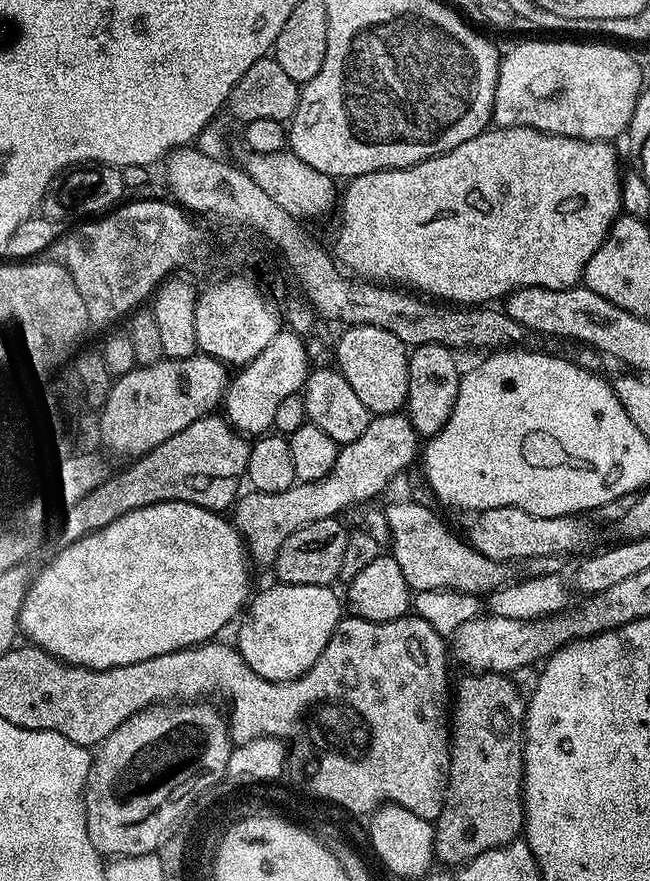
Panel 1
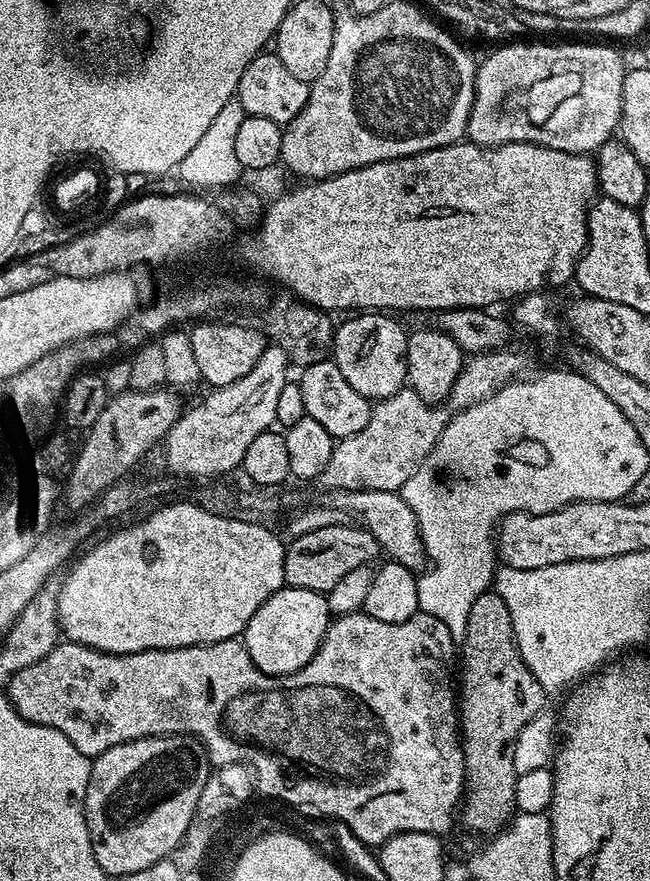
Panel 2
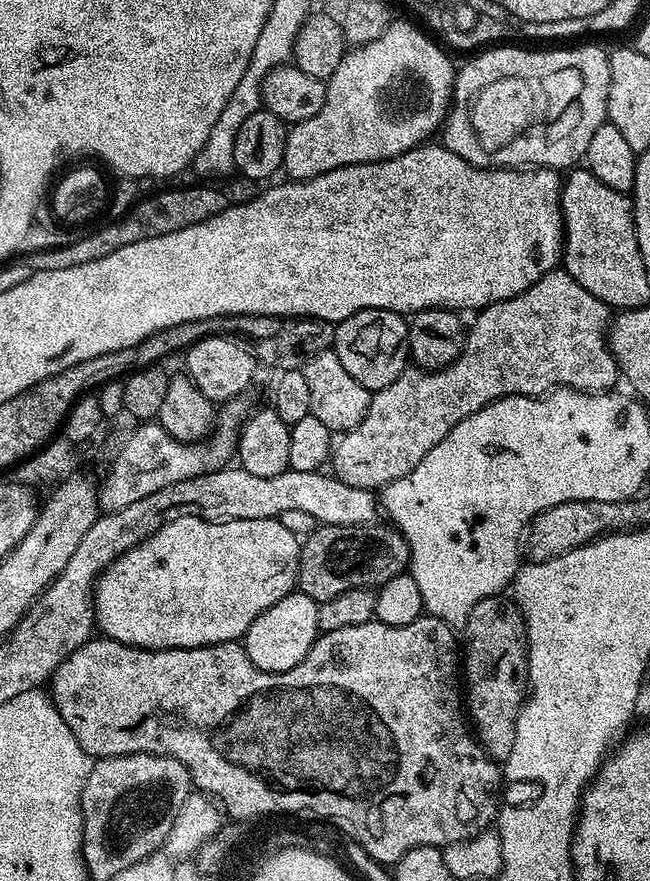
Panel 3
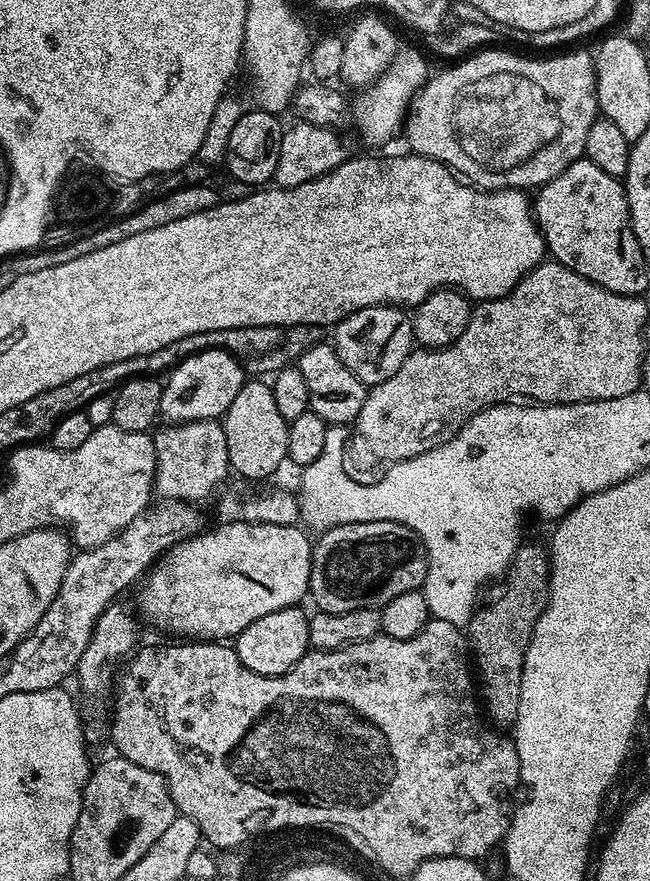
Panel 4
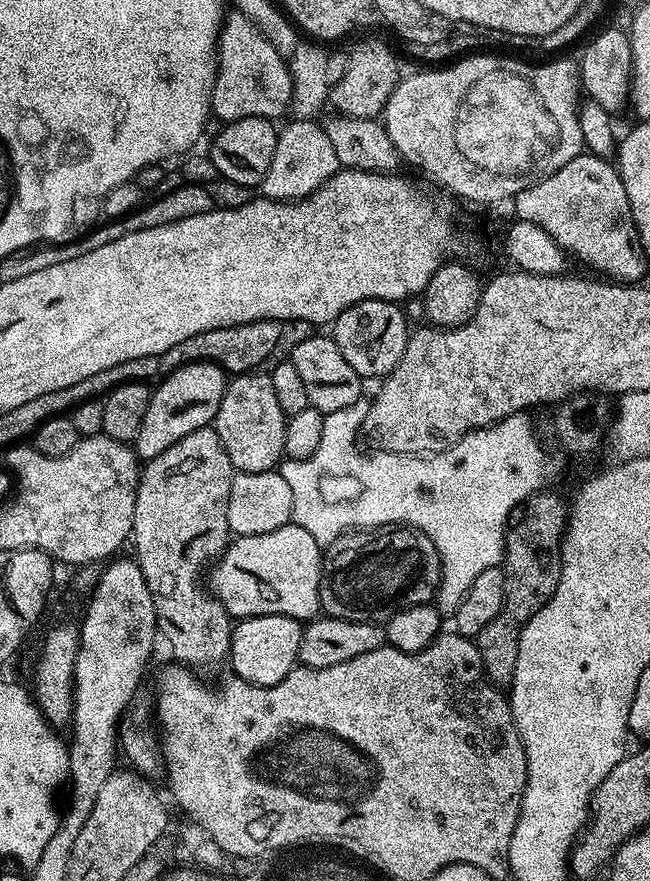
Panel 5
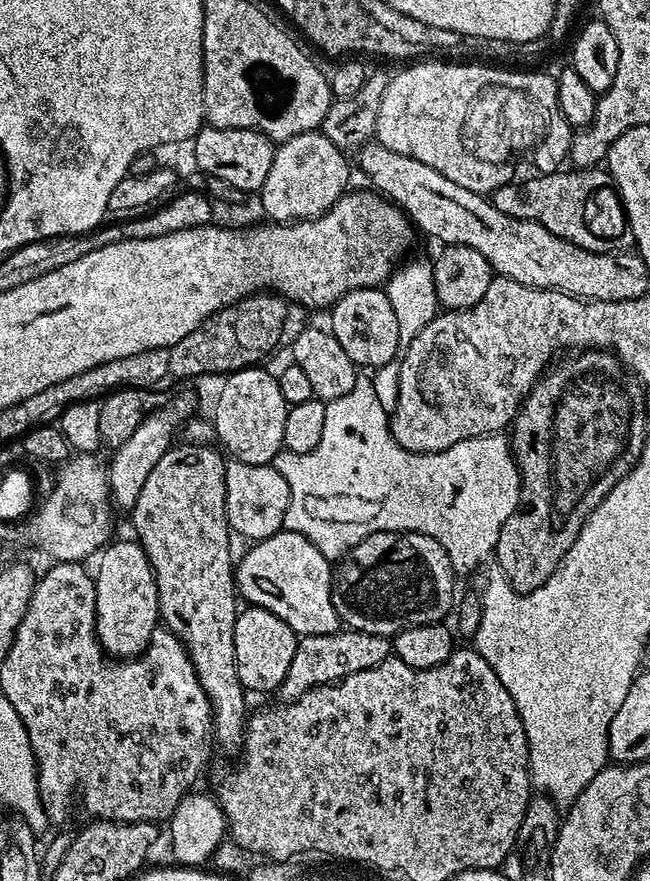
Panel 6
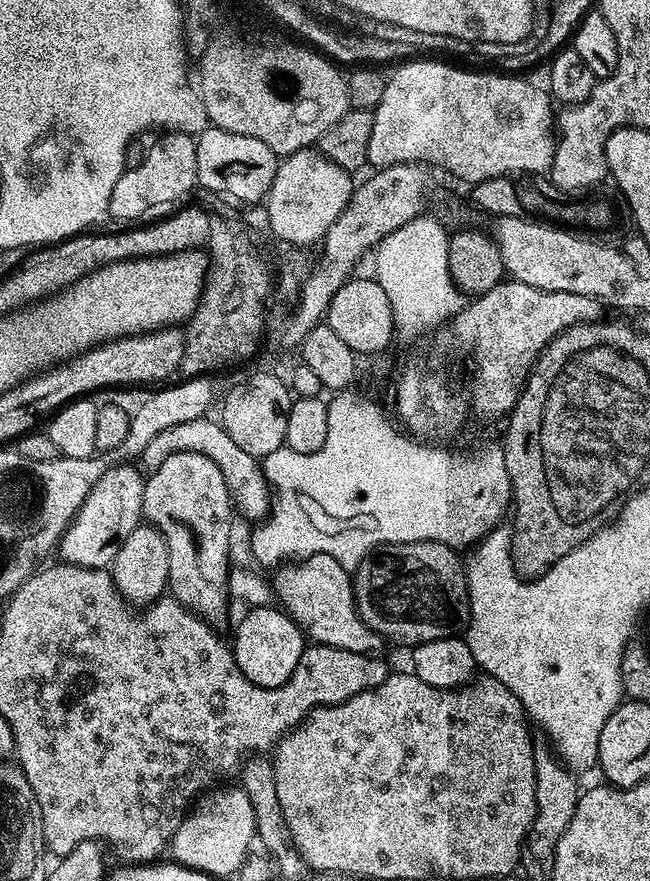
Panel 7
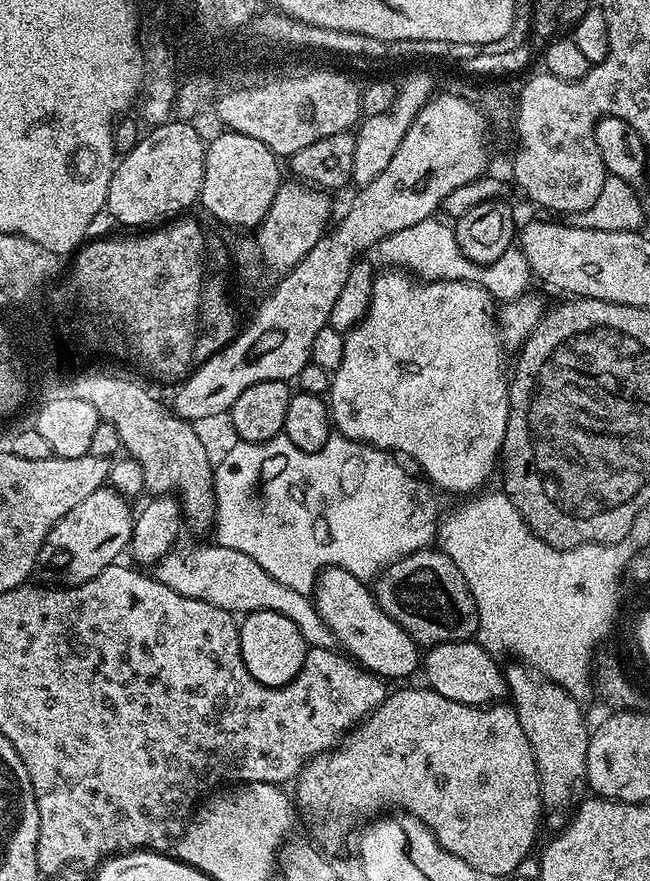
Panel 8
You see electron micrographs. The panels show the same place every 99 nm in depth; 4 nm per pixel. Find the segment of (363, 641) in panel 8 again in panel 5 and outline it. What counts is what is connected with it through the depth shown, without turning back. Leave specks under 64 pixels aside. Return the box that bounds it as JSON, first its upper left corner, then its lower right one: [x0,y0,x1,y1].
[210,523,322,622]

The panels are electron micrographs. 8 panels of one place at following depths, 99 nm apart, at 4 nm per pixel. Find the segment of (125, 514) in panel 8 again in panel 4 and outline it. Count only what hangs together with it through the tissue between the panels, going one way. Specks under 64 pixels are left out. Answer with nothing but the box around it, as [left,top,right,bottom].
[160,348,246,425]

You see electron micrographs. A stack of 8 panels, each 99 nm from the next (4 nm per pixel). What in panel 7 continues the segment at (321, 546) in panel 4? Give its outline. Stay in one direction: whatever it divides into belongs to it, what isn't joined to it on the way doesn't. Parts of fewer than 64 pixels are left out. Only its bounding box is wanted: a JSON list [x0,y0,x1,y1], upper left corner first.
[351,540,468,646]

